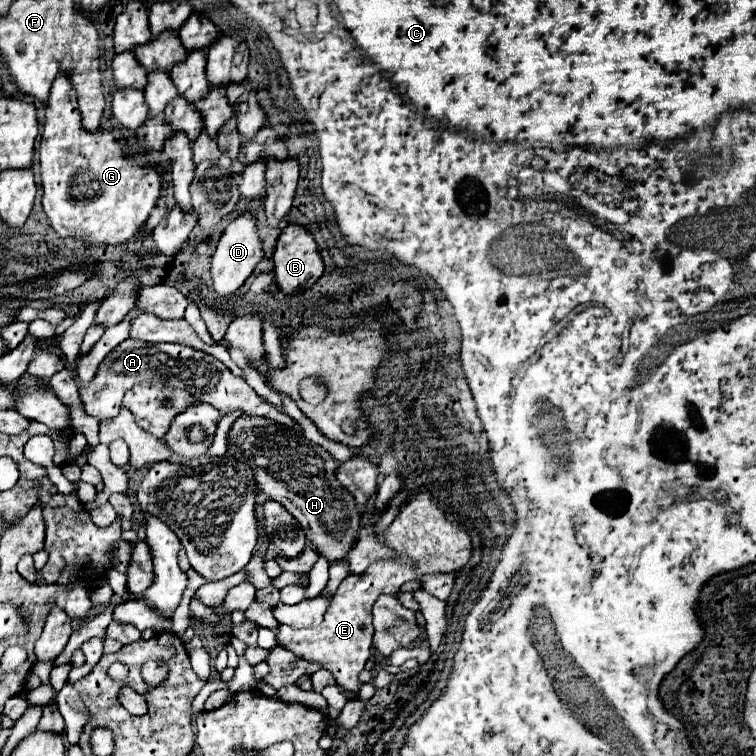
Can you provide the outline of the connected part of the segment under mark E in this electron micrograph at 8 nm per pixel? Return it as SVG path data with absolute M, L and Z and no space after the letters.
M419 494L417 498L409 500L395 522L389 526L385 534L387 546L399 552L401 560L379 560L371 564L363 574L349 574L339 584L337 594L333 596L325 620L315 628L293 630L287 624L279 624L275 628L277 644L291 650L295 656L309 662L319 662L325 670L329 670L337 684L345 686L351 692L359 688L359 672L365 668L365 662L371 658L371 638L373 638L373 624L371 624L371 606L381 594L395 594L399 592L401 584L415 580L419 574L433 574L433 572L455 572L465 566L471 558L471 538L469 534L457 524L449 522L443 516L443 510L433 502L429 494Z

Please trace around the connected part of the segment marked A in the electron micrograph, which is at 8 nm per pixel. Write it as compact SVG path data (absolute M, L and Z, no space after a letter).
M131 338L121 342L113 352L109 352L109 356L99 366L99 372L93 378L93 384L79 386L79 394L85 404L85 412L99 420L109 420L109 418L117 416L117 412L121 410L123 394L133 384L143 384L149 380L163 382L165 386L189 390L191 396L195 396L201 402L211 404L221 414L239 410L245 416L263 416L263 418L275 420L277 424L297 426L287 414L275 410L269 402L265 402L261 396L257 396L255 390L243 378L231 374L231 370L217 358L213 358L205 352L199 352L195 348L183 346L183 344L151 344L151 342L141 342L141 340L131 340Z

